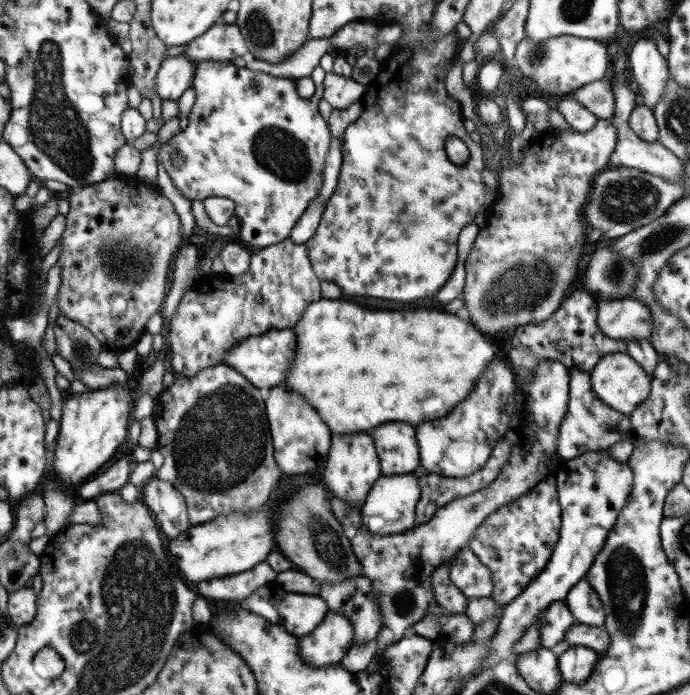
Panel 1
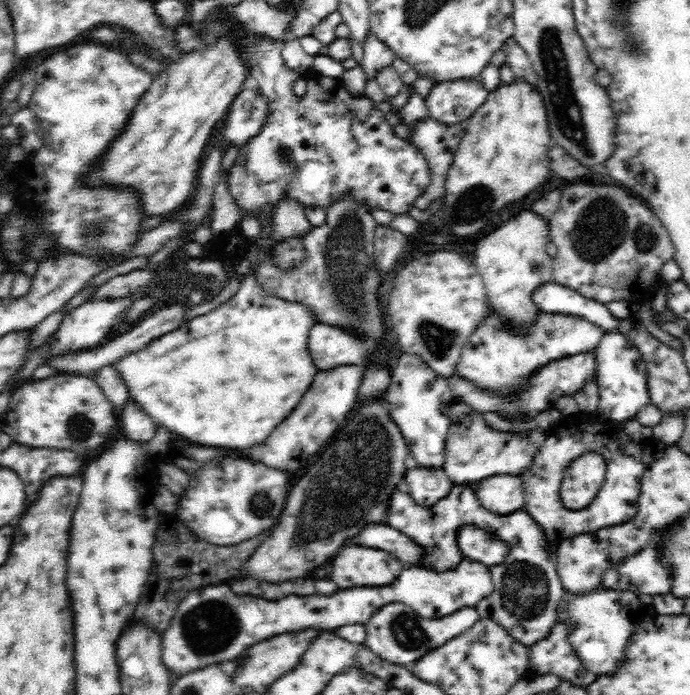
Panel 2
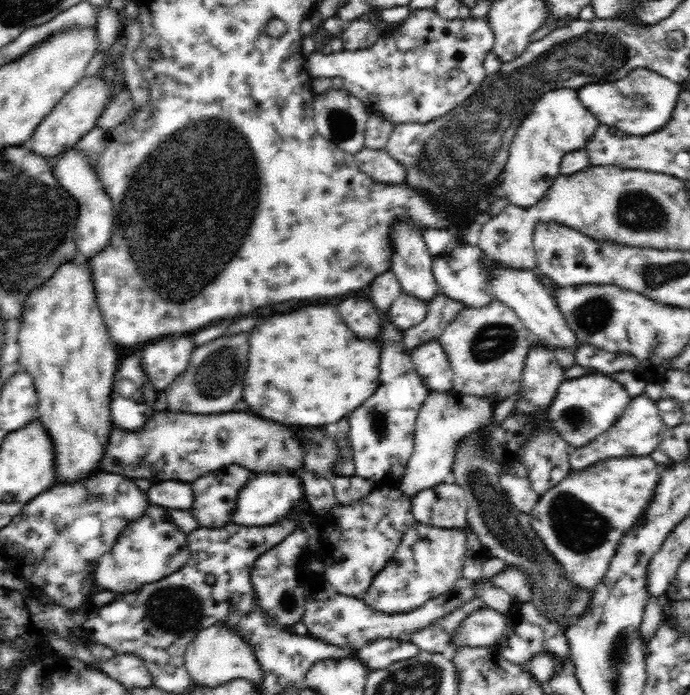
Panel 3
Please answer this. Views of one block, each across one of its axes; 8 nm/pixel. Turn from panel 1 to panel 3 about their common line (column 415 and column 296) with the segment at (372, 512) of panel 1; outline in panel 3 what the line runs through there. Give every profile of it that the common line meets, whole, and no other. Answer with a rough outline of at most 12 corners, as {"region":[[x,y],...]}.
{"region":[[253,473],[230,520],[277,523],[302,502],[300,478]]}

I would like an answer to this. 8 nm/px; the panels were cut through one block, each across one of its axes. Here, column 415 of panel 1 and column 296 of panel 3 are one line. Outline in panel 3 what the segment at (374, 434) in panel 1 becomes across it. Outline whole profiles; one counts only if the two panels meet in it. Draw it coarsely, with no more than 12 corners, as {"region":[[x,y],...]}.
{"region":[[245,412],[112,422],[99,470],[192,483],[230,464],[301,467],[284,426]]}

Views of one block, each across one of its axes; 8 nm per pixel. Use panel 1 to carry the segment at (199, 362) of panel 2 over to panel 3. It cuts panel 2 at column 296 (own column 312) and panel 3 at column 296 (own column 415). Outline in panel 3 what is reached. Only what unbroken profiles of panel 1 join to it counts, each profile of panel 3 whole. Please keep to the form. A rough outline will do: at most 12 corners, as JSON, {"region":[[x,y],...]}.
{"region":[[336,306],[260,324],[244,400],[282,424],[346,419],[381,345]]}

